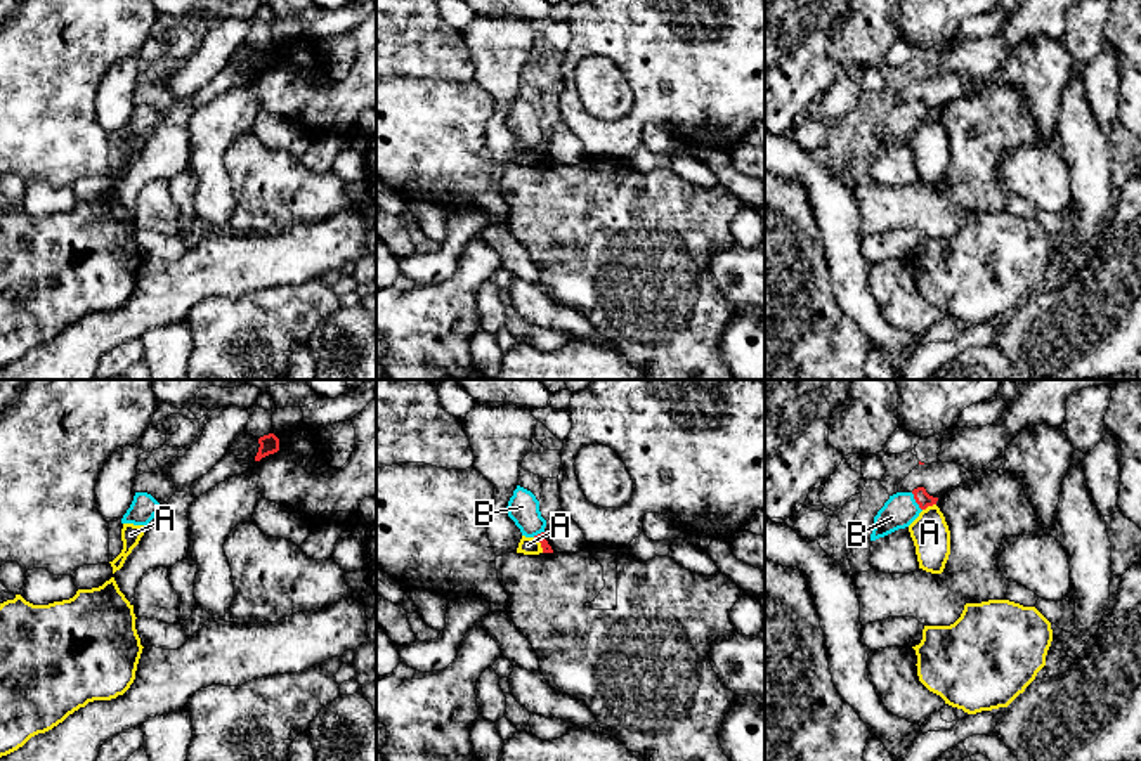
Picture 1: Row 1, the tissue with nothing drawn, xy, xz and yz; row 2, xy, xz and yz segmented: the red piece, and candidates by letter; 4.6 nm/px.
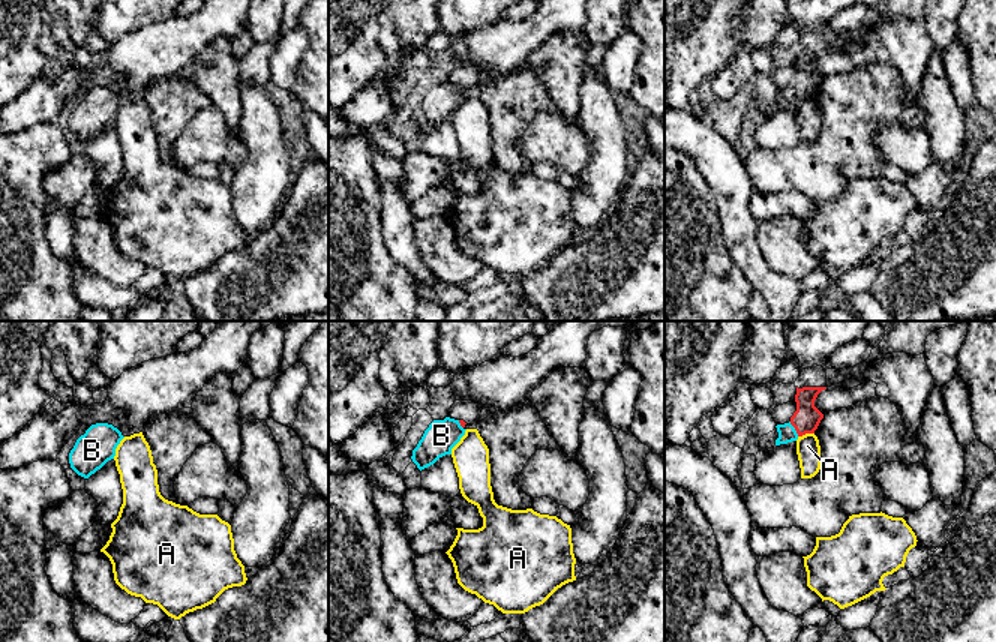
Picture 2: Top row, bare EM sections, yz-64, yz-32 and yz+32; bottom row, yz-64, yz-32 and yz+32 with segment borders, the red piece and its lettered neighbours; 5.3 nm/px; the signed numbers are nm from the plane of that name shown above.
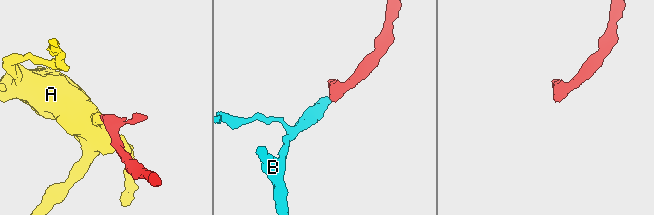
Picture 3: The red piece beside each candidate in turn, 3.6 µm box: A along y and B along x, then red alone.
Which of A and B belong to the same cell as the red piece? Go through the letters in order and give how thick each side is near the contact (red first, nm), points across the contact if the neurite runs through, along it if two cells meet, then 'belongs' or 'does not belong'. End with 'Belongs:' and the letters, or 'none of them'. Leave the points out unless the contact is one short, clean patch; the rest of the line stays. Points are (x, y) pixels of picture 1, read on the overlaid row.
A: calibres 50 and 80 nm; border xz (533, 538), (543, 552); does not belong
B: calibres 70 and 160 nm; way yz (921, 496), (916, 501), (900, 510); belongs
Belongs: B

